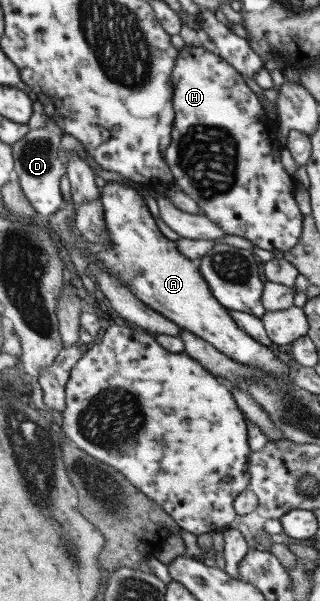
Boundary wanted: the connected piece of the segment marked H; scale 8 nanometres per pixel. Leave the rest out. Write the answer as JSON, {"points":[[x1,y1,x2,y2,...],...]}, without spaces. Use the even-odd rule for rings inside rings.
{"points":[[198,41,177,50,171,77,173,129,163,152,174,185,195,201,200,213,218,225,222,233,243,237,265,251,289,251,300,240,302,215,293,198,296,184,279,162,282,144,276,141,275,123,266,117,242,75,212,47]]}

